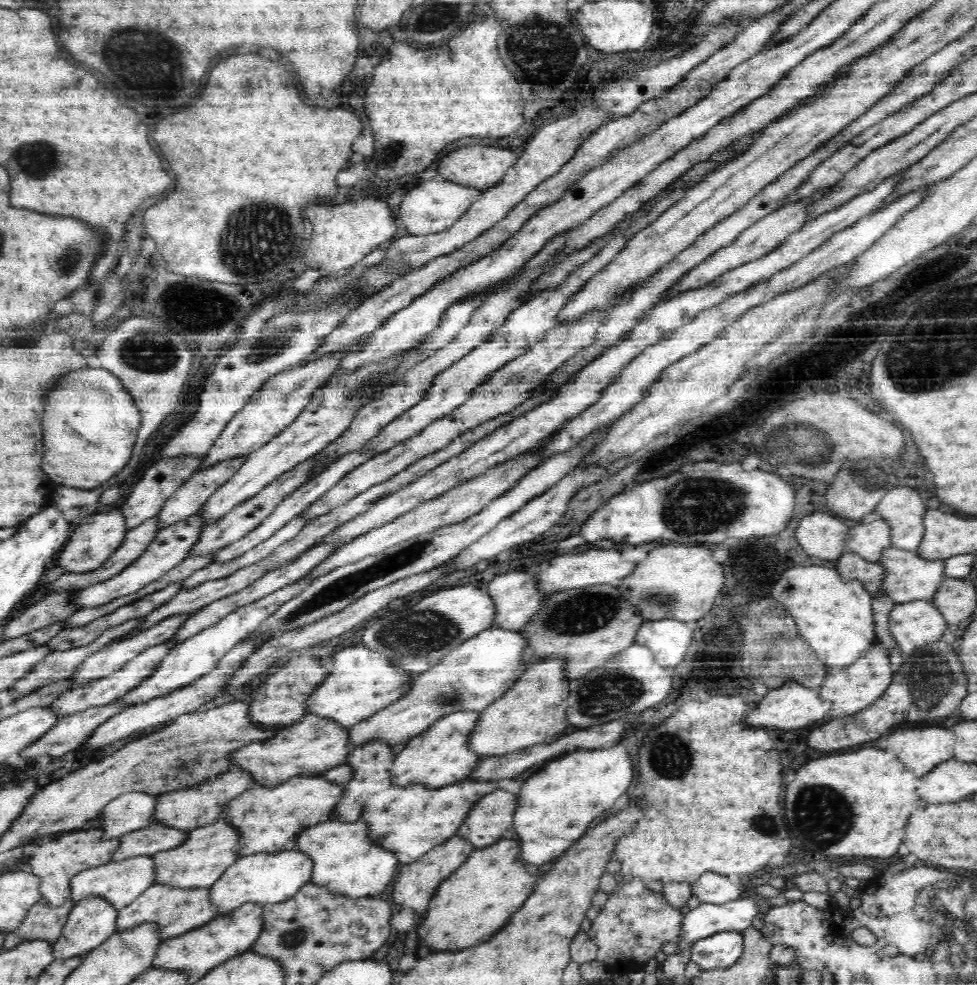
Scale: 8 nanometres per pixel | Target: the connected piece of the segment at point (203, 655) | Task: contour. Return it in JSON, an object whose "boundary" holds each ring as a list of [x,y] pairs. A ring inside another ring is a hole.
{"boundary":[[[299,577],[298,580],[267,594],[264,598],[259,598],[257,601],[237,608],[234,612],[230,612],[228,616],[222,618],[218,624],[202,630],[200,634],[192,636],[190,640],[186,640],[186,642],[173,647],[168,652],[168,655],[162,659],[162,662],[160,662],[160,665],[150,678],[142,682],[140,686],[129,690],[124,696],[120,696],[117,699],[118,703],[125,706],[123,710],[128,710],[128,708],[140,706],[140,704],[144,704],[143,702],[152,700],[154,697],[164,696],[184,686],[190,686],[192,682],[196,682],[204,674],[212,672],[218,666],[220,659],[224,658],[224,654],[228,654],[236,644],[247,638],[249,634],[254,633],[265,620],[268,620],[270,616],[274,615],[274,612],[282,604],[288,602],[288,600],[292,600],[294,596],[298,596],[300,592],[304,592],[306,588],[310,588],[312,582],[314,582],[314,579],[310,579],[310,577]]]}

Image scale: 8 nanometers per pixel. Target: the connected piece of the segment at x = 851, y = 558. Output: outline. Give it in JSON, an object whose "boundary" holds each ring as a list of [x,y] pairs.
{"boundary":[[[848,550],[841,553],[835,561],[835,569],[845,581],[862,581],[871,597],[884,595],[881,580],[885,570],[879,562],[867,561],[863,556]]]}

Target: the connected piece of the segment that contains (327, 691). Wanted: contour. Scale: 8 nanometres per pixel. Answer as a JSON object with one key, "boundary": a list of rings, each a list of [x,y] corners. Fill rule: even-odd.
{"boundary":[[[350,646],[334,654],[334,670],[326,676],[320,686],[313,689],[305,698],[308,713],[332,720],[346,729],[358,724],[373,713],[380,712],[386,705],[393,704],[409,688],[413,674],[397,671],[396,658],[384,659],[380,654],[372,654],[364,646]]]}

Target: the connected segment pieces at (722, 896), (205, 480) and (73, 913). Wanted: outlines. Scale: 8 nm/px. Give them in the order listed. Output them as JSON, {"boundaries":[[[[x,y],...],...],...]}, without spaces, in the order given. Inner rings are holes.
{"boundaries":[[[[710,871],[701,874],[698,882],[692,884],[692,891],[700,902],[712,904],[724,904],[745,895],[726,876]]],[[[248,454],[230,457],[229,460],[217,462],[205,469],[201,467],[164,503],[157,514],[158,530],[200,511],[216,490],[240,470]]],[[[96,895],[76,903],[69,912],[69,917],[60,938],[57,938],[52,943],[52,952],[55,960],[64,960],[78,955],[84,956],[85,953],[90,952],[93,948],[108,940],[110,936],[117,932],[117,912],[118,910],[108,903],[107,900]]]]}

